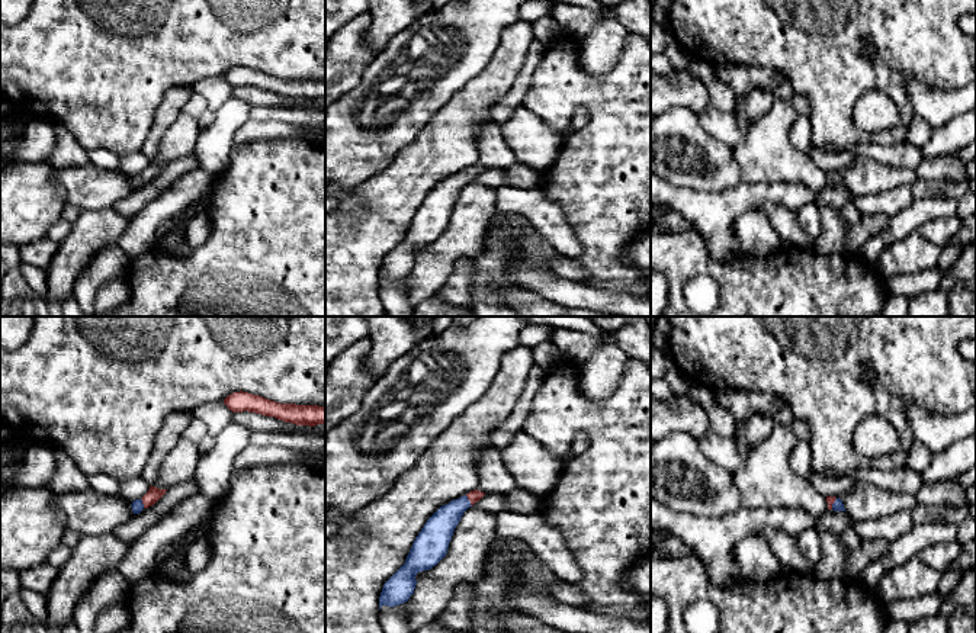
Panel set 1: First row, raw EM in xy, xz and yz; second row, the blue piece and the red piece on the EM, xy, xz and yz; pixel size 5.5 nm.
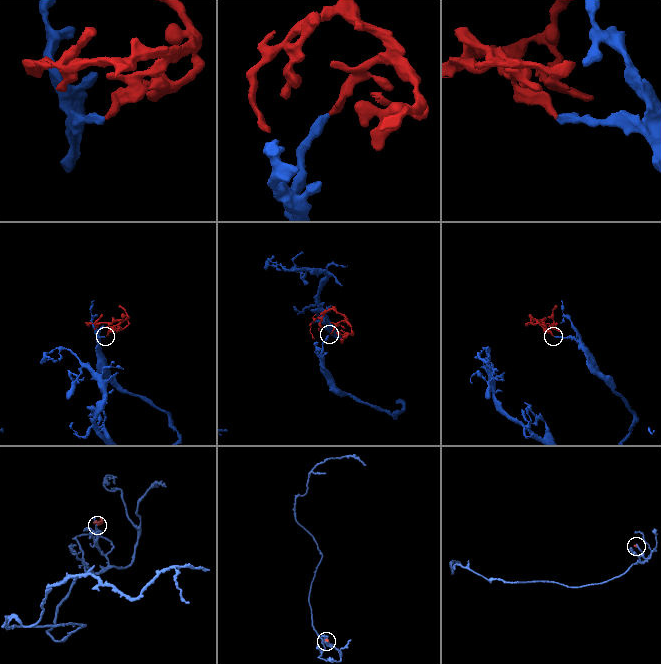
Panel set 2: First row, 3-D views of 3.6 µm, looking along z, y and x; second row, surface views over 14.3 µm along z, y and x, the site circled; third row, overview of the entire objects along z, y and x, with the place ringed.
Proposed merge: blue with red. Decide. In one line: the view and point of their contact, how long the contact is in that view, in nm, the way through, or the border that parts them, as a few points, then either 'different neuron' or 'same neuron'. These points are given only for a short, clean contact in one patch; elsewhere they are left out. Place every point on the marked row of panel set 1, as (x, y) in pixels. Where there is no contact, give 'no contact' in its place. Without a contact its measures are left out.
meets blue in xz at (469, 501); contact 70 nm long; runs through xz (437, 532), (469, 501), (475, 495); same neuron

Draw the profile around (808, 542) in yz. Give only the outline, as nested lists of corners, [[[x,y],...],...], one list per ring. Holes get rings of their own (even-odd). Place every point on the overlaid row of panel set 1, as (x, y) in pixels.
[[[808,528],[794,537],[800,553],[815,566],[821,558],[821,534],[816,528]]]

